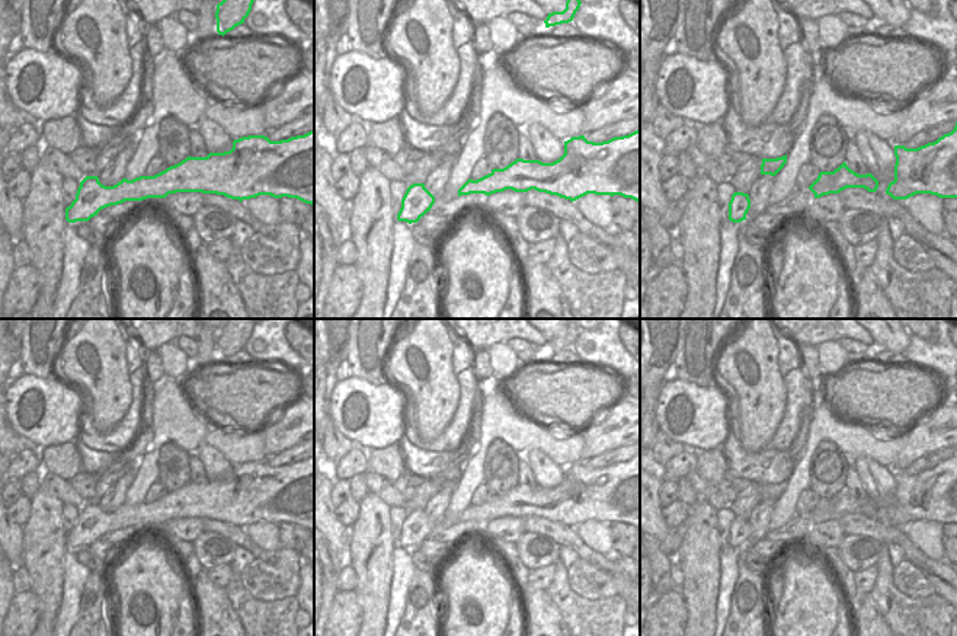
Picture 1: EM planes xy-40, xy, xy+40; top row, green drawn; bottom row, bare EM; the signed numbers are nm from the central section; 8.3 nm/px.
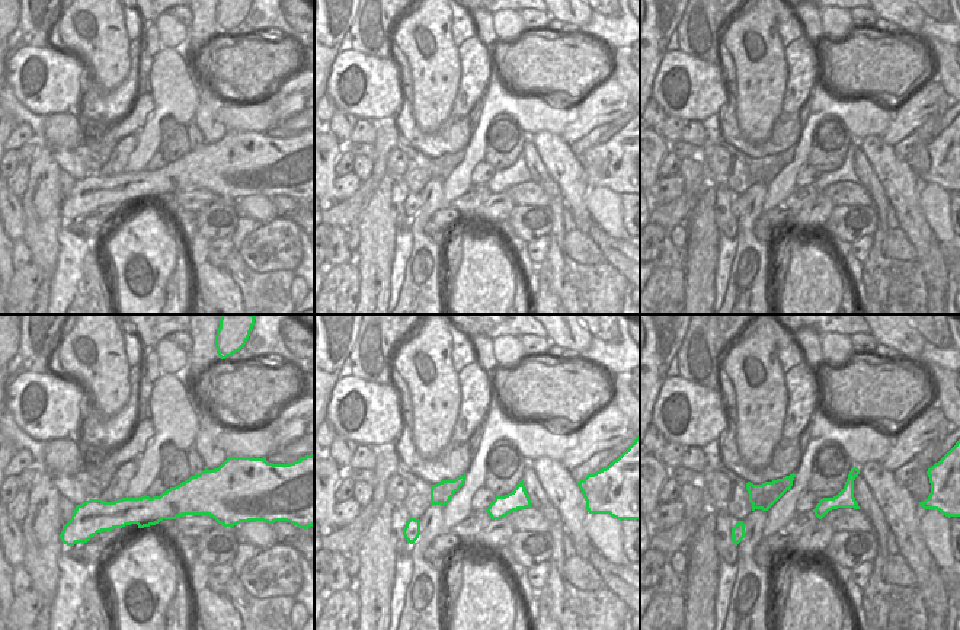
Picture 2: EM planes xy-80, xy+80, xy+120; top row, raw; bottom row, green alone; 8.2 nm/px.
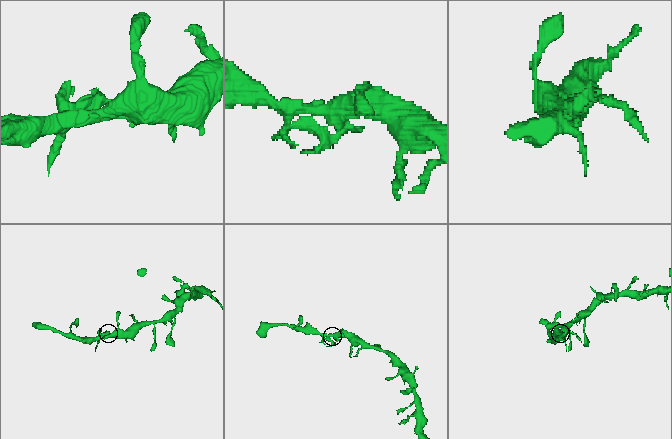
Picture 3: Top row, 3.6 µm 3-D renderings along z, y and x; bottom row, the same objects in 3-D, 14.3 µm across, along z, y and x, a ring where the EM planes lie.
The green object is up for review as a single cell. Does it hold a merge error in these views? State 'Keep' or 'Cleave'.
Cleave.

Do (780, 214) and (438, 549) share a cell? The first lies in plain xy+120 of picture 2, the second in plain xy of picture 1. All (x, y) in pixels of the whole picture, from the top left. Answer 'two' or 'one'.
one

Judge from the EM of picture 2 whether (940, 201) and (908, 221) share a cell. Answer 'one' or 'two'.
two

